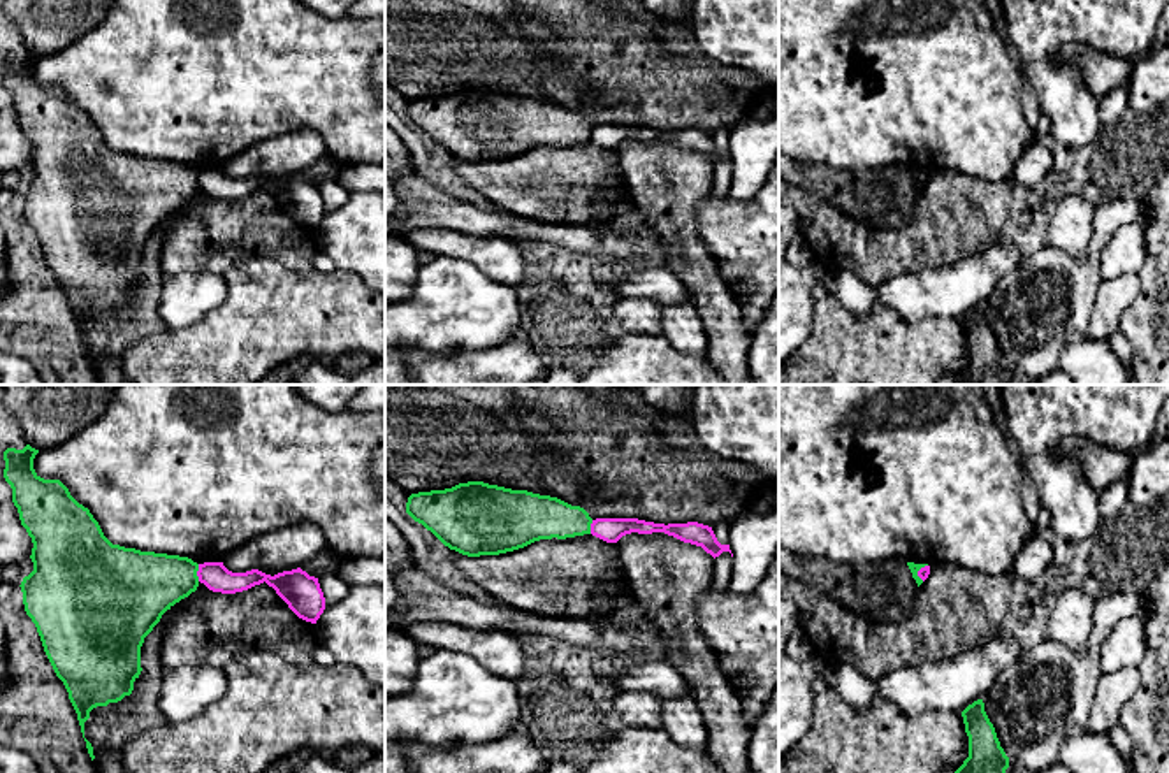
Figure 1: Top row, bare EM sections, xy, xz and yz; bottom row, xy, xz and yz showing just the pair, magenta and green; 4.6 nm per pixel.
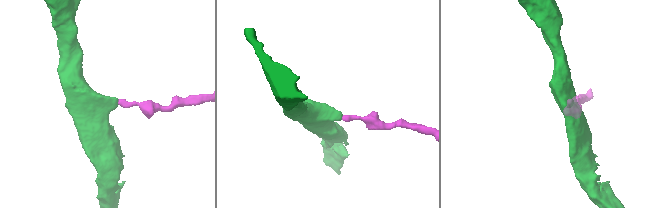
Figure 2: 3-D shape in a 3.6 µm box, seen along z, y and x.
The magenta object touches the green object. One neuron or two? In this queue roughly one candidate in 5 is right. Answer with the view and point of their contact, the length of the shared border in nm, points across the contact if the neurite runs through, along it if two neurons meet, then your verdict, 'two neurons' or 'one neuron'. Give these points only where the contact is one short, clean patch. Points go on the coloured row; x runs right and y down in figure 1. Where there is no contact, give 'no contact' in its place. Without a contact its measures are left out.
meets magenta in xy at (197, 573); contact 80 nm long; border along xy (199, 564), (197, 580); two neurons

